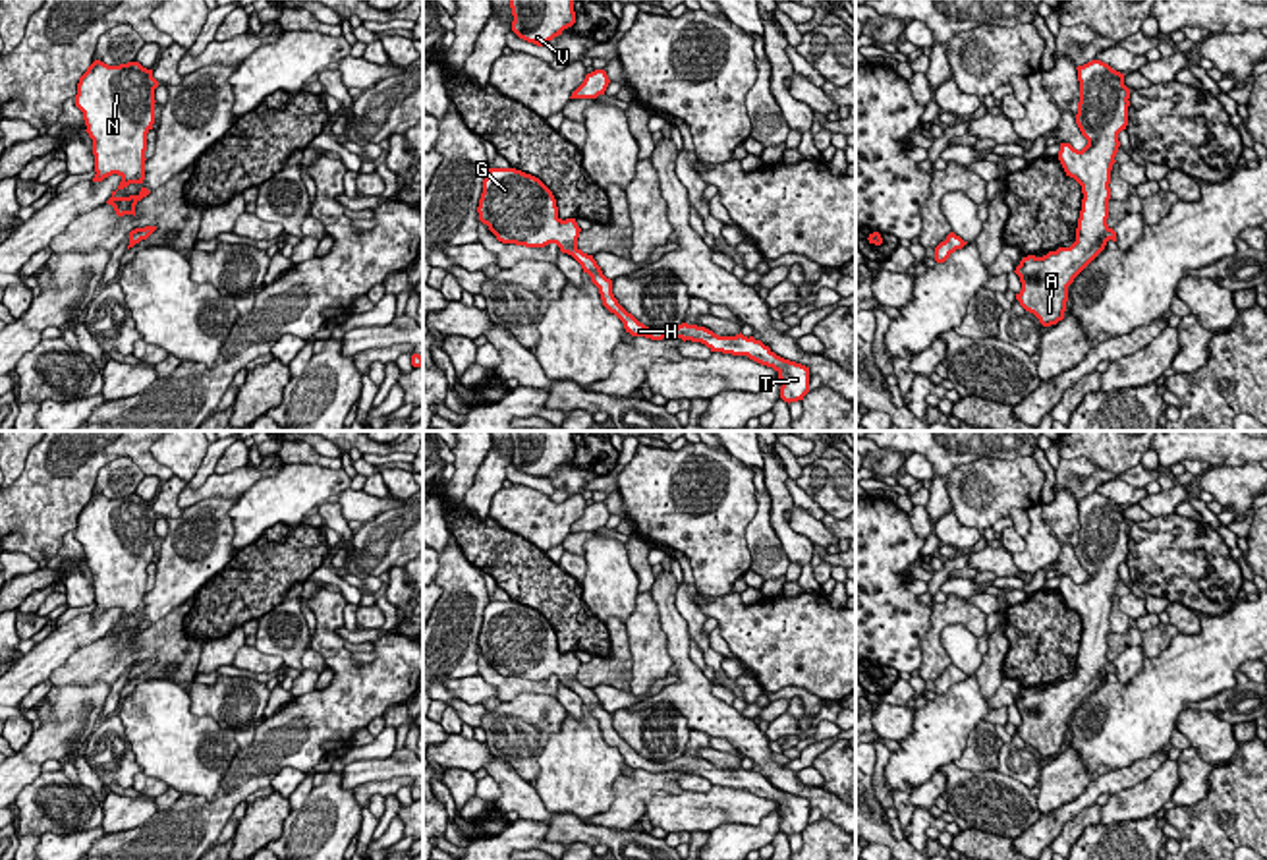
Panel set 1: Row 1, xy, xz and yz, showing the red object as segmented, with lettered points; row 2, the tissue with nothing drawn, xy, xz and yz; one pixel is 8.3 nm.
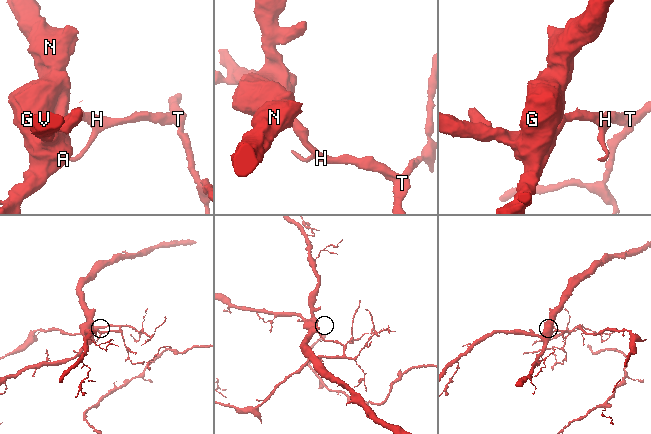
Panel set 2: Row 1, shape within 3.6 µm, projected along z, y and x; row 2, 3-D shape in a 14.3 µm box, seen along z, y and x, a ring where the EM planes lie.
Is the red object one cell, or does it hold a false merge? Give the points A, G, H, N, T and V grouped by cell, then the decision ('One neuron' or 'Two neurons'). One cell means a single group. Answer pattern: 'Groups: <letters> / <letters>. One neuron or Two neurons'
Groups: A G H N T V. One neuron

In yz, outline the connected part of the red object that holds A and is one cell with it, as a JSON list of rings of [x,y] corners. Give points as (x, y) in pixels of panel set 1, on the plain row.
[[[1101,493],[1076,502],[1080,514],[1076,557],[1087,578],[1078,584],[1070,576],[1060,576],[1058,584],[1066,609],[1074,611],[1084,626],[1076,674],[1043,690],[1028,688],[1014,703],[1022,715],[1016,732],[1043,760],[1064,752],[1068,719],[1109,673],[1116,674],[1116,665],[1107,657],[1109,616],[1120,580],[1118,566],[1128,559],[1130,522],[1124,518],[1124,506]]]

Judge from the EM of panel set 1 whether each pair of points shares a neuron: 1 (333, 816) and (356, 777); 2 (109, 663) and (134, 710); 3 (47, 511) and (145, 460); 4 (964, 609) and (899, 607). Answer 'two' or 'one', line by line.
1: two
2: two
3: one
4: two

